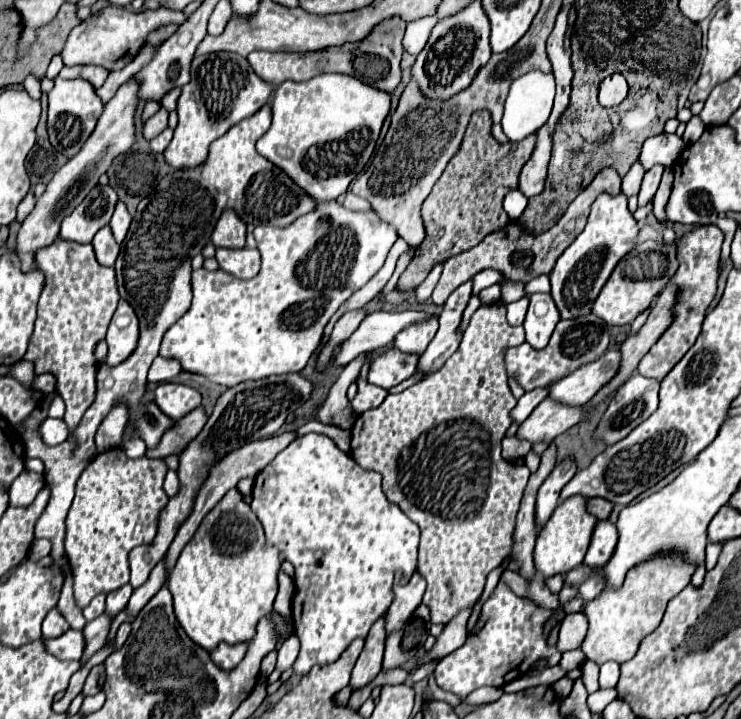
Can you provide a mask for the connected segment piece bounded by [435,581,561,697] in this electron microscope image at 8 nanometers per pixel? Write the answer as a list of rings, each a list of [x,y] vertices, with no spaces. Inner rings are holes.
[[[499,581],[491,597],[483,603],[479,619],[469,631],[465,645],[441,659],[435,667],[437,685],[443,691],[465,697],[483,685],[503,687],[509,681],[529,673],[539,661],[545,661],[547,667],[559,665],[561,653],[555,645],[547,643],[549,631],[545,631],[545,625],[551,617],[553,611],[535,607],[531,601],[517,597],[503,581]]]

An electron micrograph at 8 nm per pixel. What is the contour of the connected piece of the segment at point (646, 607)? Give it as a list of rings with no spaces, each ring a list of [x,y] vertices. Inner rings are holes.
[[[651,557],[633,569],[629,569],[625,583],[619,589],[605,589],[597,599],[583,601],[579,595],[571,601],[563,603],[565,613],[583,613],[589,621],[587,637],[581,643],[581,651],[587,659],[603,665],[607,661],[625,663],[635,657],[639,649],[639,641],[653,633],[661,623],[665,607],[669,599],[681,593],[695,573],[693,561],[683,561],[683,557]]]

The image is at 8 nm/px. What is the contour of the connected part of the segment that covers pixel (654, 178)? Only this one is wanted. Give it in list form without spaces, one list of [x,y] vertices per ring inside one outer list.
[[[655,165],[655,169],[649,169],[649,171],[645,173],[643,183],[641,183],[641,191],[639,191],[639,207],[647,205],[647,203],[653,199],[655,191],[657,191],[657,187],[659,187],[661,175],[663,175],[663,165]]]

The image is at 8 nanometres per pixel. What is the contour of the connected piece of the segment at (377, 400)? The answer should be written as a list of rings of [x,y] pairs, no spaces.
[[[357,377],[357,395],[351,399],[351,407],[355,409],[355,413],[361,415],[367,411],[367,407],[375,409],[377,405],[381,405],[387,395],[389,395],[387,389],[381,389],[377,385],[371,385],[365,379]]]

